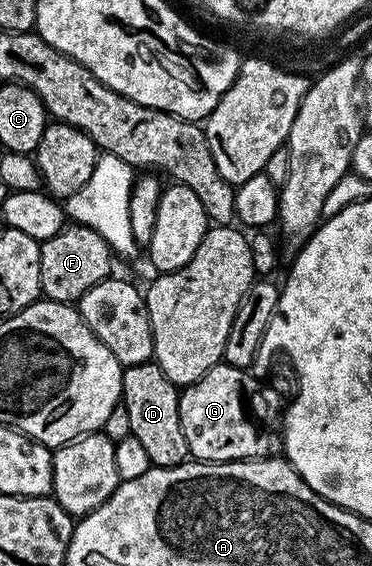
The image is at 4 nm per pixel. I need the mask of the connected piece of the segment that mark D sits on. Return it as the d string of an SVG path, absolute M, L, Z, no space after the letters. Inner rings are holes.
M150 359L128 366L121 374L121 395L127 419L131 419L131 436L139 439L140 445L146 449L150 466L173 469L190 460L187 439L183 435L183 423L179 419L181 394L178 386L173 385L167 375L163 375L156 361Z

